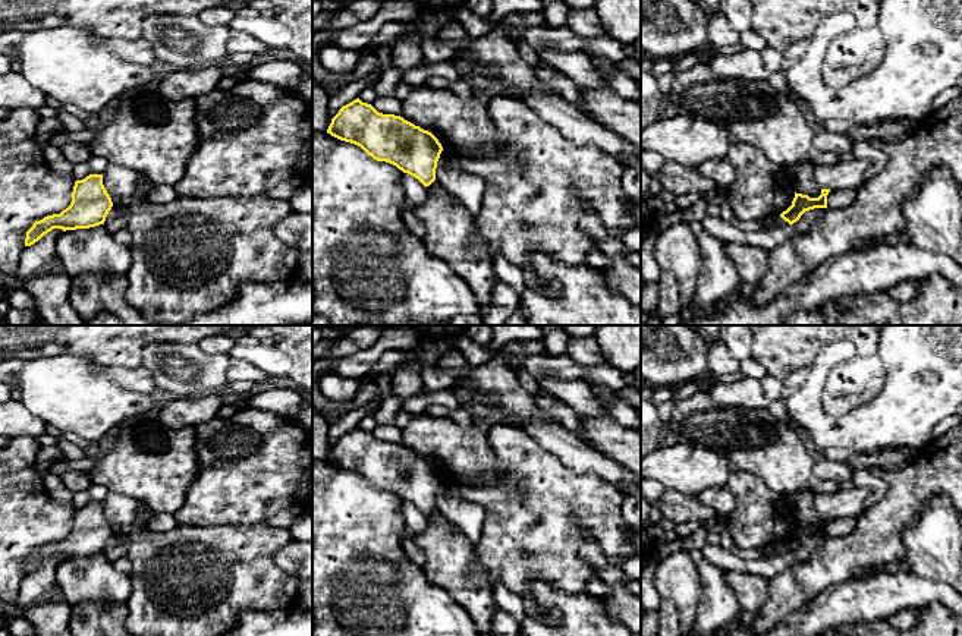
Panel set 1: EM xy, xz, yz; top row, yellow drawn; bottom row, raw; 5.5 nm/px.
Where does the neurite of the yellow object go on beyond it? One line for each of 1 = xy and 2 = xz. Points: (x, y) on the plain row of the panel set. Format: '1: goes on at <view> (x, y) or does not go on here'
1: does not go on here
2: does not go on here

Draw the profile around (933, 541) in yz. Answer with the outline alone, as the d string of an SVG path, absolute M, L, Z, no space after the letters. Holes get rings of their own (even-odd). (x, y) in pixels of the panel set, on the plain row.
M944 492L924 504L903 529L903 563L915 576L946 583L962 595L962 525L961 514Z

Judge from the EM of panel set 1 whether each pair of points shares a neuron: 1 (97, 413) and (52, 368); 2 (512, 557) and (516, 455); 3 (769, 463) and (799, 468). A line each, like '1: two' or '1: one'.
1: one
2: one
3: one

